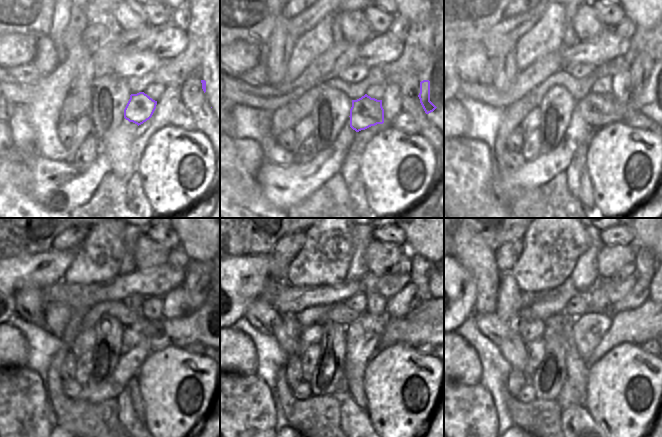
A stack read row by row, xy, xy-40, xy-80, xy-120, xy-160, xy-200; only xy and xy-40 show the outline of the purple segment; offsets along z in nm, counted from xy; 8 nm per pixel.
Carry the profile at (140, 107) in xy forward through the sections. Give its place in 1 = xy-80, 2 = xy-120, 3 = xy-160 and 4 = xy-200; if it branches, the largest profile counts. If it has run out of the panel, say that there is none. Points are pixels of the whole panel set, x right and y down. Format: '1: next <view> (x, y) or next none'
1: next xy-80 (598, 111)
2: next xy-120 (180, 332)
3: next xy-160 (423, 322)
4: next xy-200 (637, 326)

